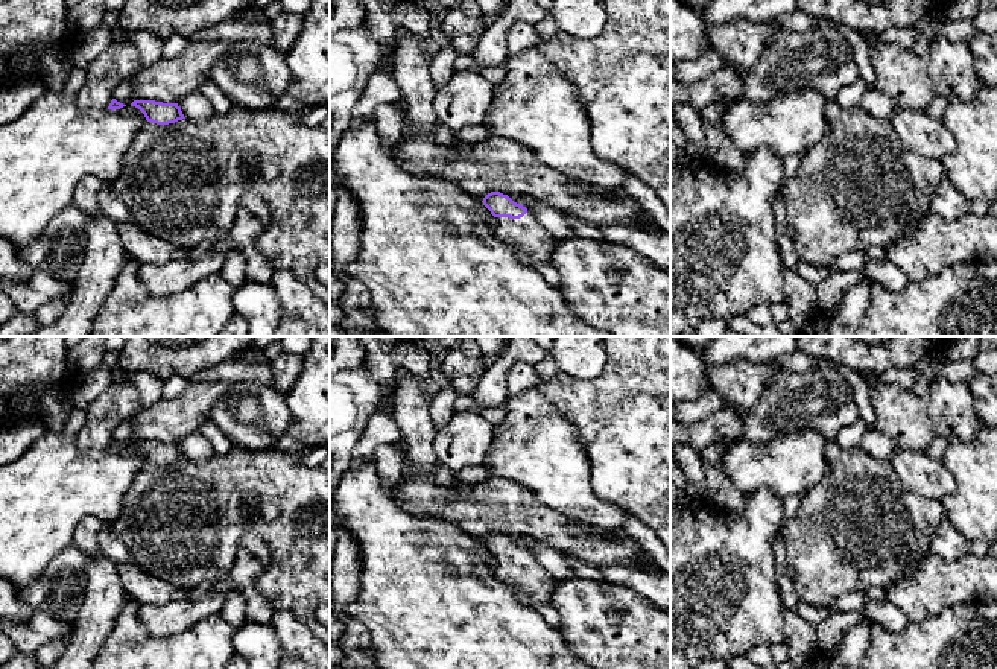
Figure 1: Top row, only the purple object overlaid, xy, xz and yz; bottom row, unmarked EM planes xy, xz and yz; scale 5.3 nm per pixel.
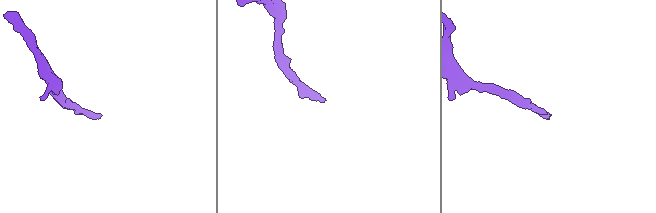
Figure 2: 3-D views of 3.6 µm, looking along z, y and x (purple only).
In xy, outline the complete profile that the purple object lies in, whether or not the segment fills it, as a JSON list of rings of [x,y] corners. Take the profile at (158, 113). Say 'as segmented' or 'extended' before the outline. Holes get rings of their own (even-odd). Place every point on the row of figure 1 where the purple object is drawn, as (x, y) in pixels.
as segmented; [[[134,100],[131,106],[138,108],[147,122],[169,125],[185,119],[178,103],[163,103],[155,100]]]

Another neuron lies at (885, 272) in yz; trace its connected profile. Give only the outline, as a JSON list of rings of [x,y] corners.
[[[888,257],[881,260],[868,260],[862,272],[869,278],[871,284],[881,284],[894,293],[901,292],[910,284],[906,272]]]

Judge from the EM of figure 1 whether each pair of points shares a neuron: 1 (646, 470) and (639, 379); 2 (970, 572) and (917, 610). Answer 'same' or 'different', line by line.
1: same
2: same

